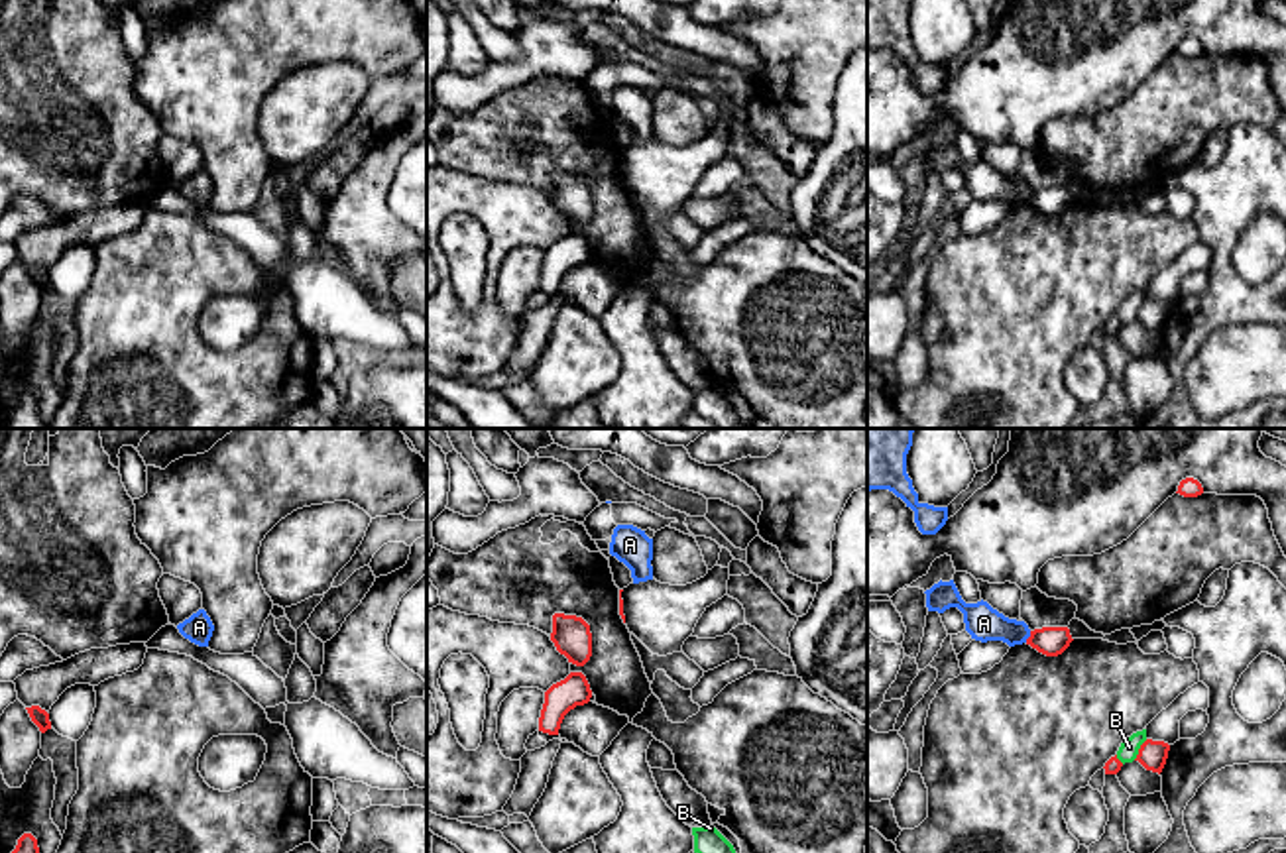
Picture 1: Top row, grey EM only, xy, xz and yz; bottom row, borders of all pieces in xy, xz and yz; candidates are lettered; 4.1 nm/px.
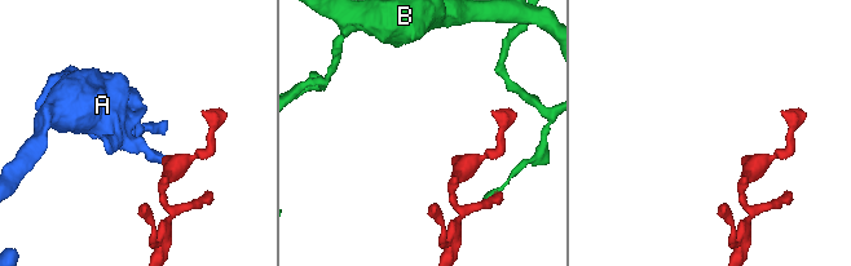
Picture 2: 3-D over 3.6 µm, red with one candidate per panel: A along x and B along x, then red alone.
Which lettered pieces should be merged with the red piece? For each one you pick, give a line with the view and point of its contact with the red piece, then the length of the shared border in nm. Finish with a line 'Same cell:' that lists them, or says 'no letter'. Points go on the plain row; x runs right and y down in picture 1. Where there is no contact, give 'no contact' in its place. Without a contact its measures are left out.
Same cell: no letter

